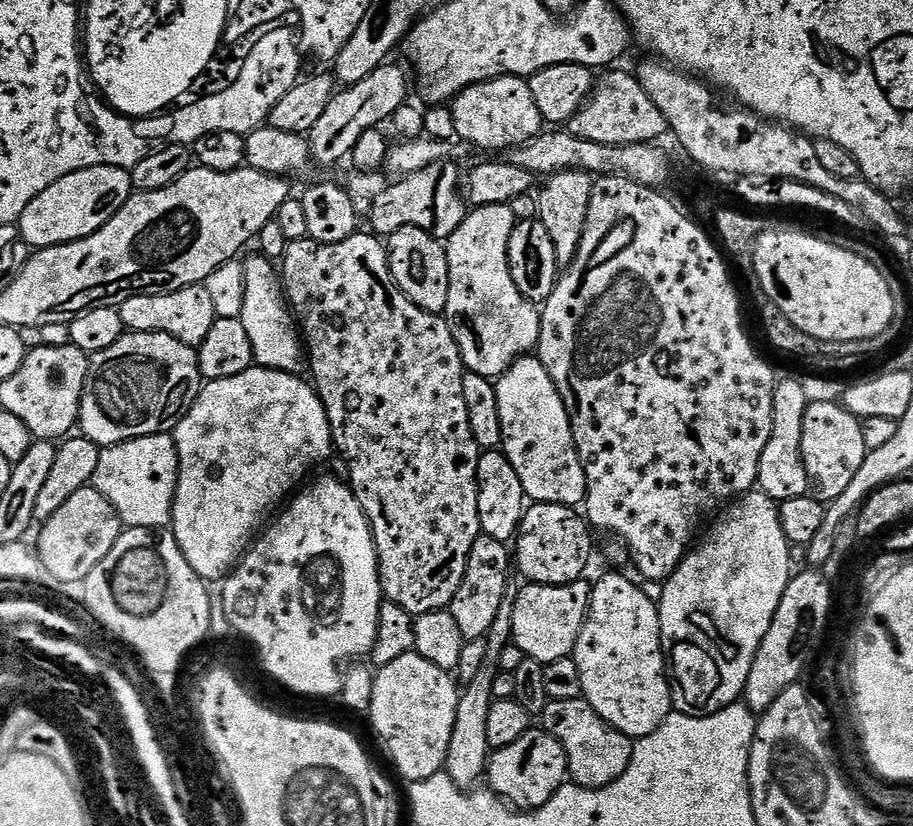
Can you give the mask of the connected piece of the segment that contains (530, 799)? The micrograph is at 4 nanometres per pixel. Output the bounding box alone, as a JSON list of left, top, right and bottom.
[486,727,569,810]

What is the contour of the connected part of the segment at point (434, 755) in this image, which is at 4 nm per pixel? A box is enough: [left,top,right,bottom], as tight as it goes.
[370,650,460,782]

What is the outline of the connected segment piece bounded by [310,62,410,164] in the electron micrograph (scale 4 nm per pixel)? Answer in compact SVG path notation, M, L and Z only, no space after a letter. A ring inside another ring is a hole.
M385 62L381 68L374 70L370 78L362 78L354 86L337 91L330 106L326 106L322 118L312 127L310 147L312 160L320 164L336 164L339 160L347 161L351 157L358 138L371 128L380 128L383 120L388 120L404 104L410 92L410 76L393 62Z

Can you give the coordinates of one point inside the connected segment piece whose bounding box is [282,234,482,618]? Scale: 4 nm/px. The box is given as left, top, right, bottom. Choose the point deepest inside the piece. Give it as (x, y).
(390, 375)

